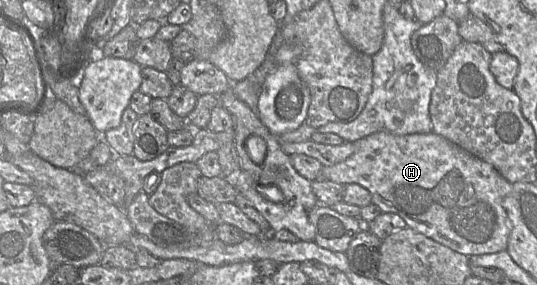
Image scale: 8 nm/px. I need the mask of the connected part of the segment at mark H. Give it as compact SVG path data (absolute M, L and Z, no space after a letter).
M378 131L354 142L354 153L346 160L332 166L323 166L319 179L329 180L343 185L359 184L366 188L372 196L372 203L377 205L382 213L394 213L406 222L407 227L422 233L428 238L467 257L496 253L507 250L510 235L510 224L506 210L503 207L504 198L511 192L512 183L508 182L492 165L464 151L444 137L431 132L426 134L397 135L388 131Z

